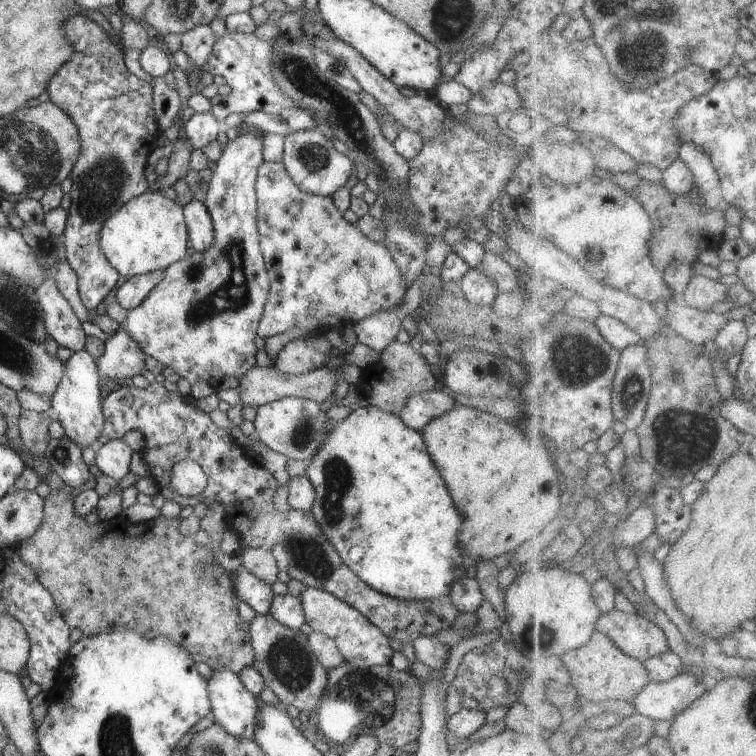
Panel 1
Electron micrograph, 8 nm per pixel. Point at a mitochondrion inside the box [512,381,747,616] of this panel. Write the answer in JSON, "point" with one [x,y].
{"point":[679,435]}

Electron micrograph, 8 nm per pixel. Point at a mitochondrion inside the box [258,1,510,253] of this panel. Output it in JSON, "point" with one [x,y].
{"point":[296,69]}

